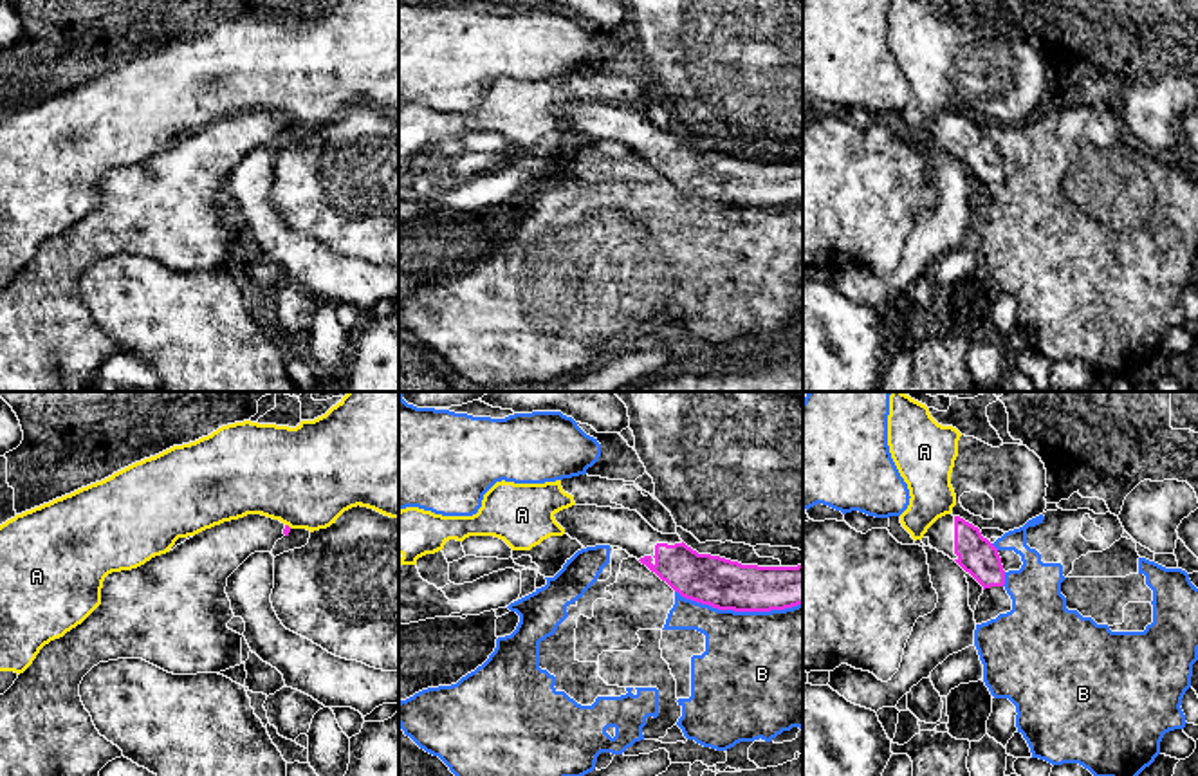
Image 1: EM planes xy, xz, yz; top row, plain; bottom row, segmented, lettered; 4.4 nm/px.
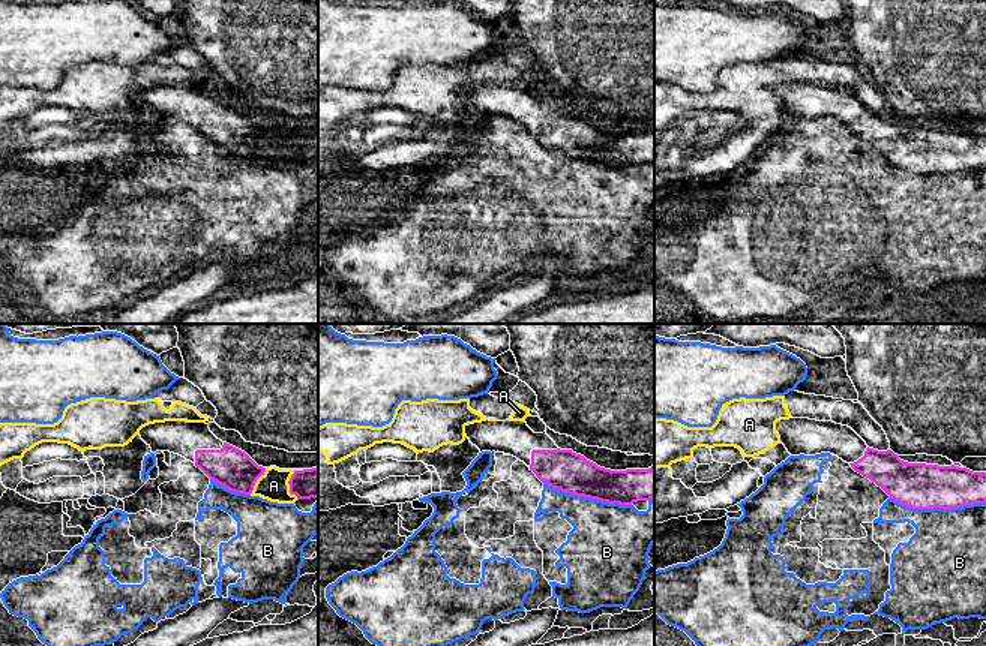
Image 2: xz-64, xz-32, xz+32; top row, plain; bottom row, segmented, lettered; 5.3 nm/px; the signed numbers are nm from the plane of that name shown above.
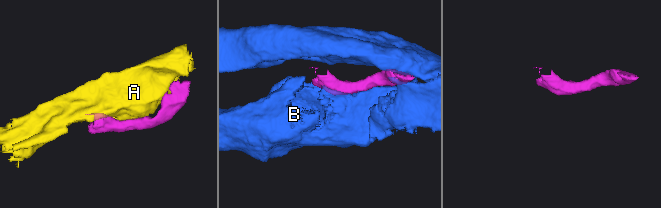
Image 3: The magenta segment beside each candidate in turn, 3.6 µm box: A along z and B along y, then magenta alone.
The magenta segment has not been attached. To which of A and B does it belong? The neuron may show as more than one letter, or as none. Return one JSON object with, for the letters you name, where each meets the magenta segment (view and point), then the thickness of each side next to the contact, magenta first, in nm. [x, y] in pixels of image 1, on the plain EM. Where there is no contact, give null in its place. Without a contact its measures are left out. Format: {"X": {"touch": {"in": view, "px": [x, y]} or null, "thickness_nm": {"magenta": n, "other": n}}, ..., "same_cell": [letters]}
{"same_cell": []}

